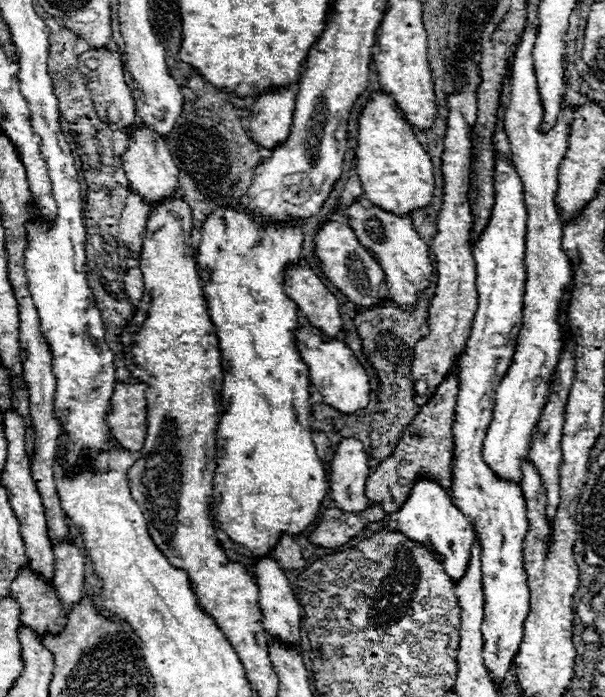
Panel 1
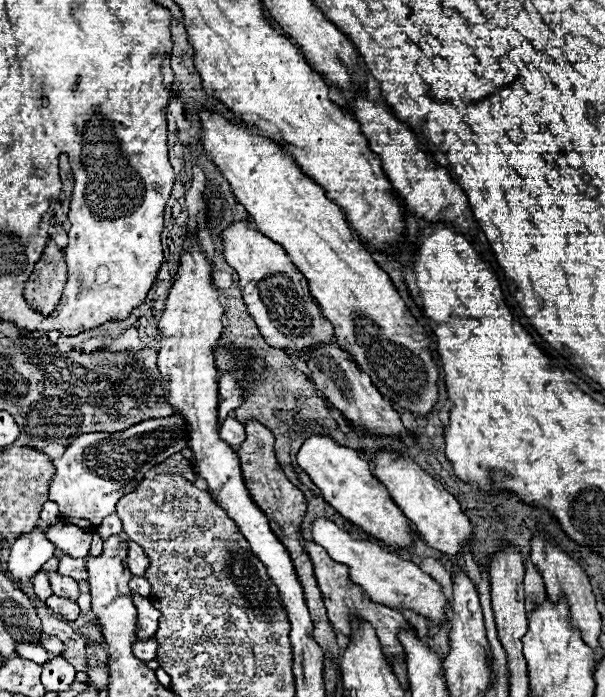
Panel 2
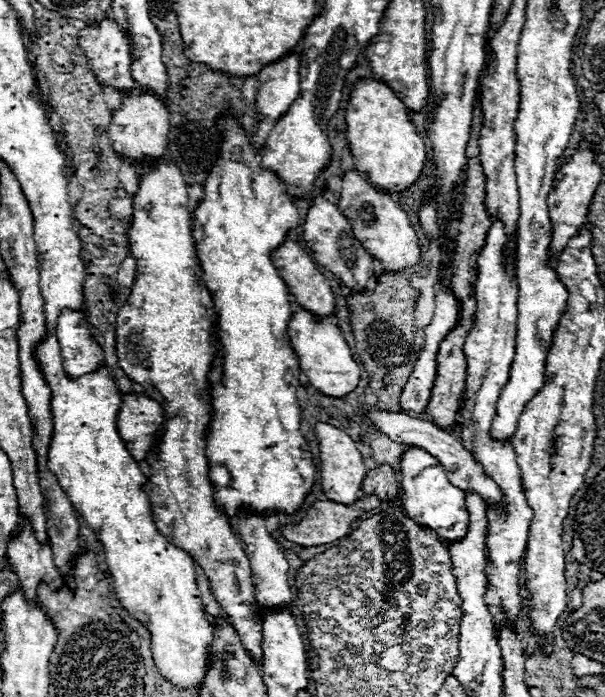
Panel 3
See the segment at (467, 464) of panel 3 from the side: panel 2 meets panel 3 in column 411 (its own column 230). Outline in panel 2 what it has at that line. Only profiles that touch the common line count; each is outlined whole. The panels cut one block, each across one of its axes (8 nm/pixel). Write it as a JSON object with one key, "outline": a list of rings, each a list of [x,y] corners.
{"outline":[[[228,416],[224,420],[224,424],[220,426],[220,440],[230,444],[230,446],[240,446],[244,442],[244,436],[246,436],[244,426],[232,416]]]}

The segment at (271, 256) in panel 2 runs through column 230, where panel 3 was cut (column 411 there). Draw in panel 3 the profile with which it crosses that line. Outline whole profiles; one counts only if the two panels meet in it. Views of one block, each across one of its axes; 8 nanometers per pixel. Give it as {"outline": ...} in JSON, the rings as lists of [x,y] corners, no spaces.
{"outline":[[[356,170],[344,174],[342,194],[340,194],[338,206],[348,220],[354,220],[350,224],[354,228],[356,238],[364,244],[364,248],[374,258],[380,260],[384,270],[398,272],[398,270],[404,270],[404,268],[410,268],[410,266],[418,264],[420,242],[418,242],[416,230],[412,228],[406,212],[388,194],[382,194],[376,188],[372,188],[372,184],[366,178],[362,178]]]}

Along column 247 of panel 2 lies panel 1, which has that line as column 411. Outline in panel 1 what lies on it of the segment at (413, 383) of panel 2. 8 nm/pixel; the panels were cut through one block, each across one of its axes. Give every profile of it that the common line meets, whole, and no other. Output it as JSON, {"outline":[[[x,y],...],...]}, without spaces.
{"outline":[[[384,90],[374,92],[358,114],[356,174],[362,182],[364,198],[372,204],[380,204],[380,208],[388,208],[388,212],[396,212],[398,216],[406,216],[410,210],[422,208],[432,200],[434,172],[430,156],[418,142],[396,100]]]}

